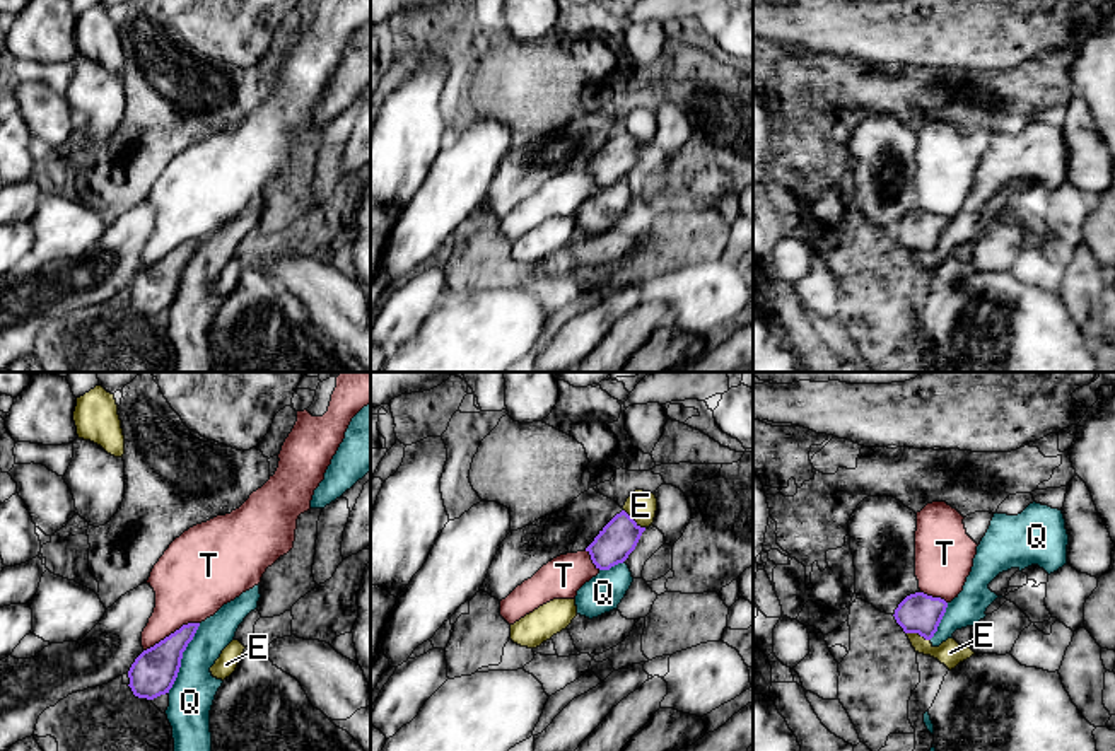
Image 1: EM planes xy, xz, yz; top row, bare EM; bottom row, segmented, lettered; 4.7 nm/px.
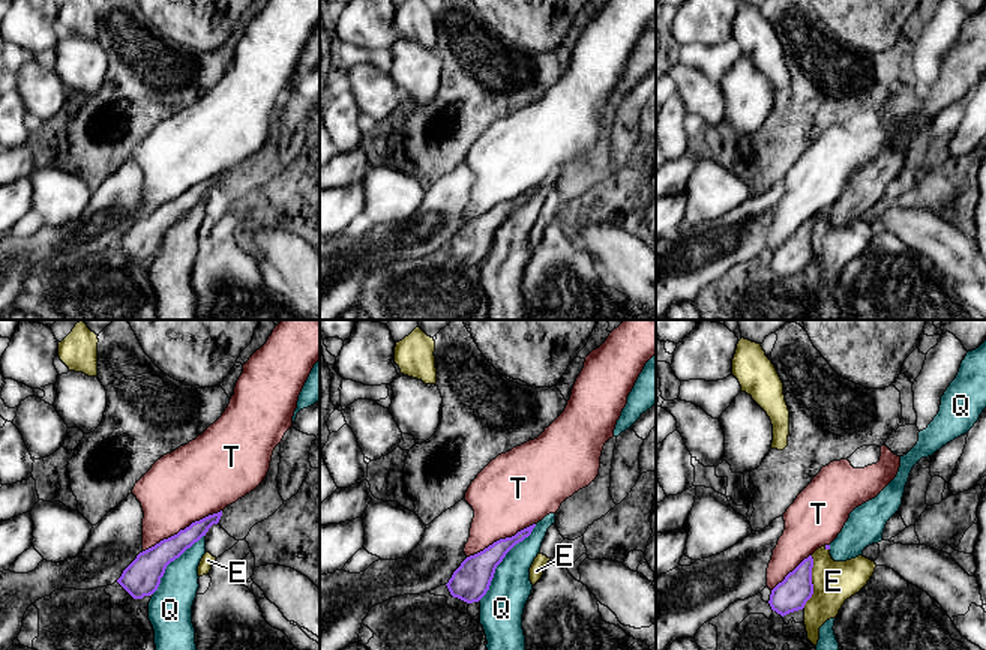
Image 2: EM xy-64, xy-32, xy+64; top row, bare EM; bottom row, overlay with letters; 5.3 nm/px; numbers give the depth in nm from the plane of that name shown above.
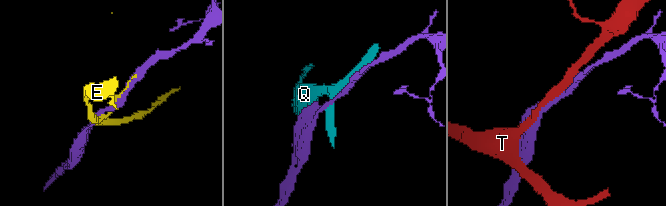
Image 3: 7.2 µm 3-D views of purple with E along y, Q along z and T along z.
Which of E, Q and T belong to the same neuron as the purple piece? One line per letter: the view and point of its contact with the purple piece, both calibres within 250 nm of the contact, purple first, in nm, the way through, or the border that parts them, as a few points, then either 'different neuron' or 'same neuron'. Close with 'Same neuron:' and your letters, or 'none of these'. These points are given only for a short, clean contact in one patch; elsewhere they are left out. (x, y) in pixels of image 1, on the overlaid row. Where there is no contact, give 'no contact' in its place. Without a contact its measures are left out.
E: xz (632, 519) | 180/150 nm | different neuron
Q: xy (181, 657) | 220/200 nm | different neuron
T: xy (171, 634) | 220/340 nm | different neuron
Same neuron: none of these

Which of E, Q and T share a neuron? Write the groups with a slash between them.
E / Q / T

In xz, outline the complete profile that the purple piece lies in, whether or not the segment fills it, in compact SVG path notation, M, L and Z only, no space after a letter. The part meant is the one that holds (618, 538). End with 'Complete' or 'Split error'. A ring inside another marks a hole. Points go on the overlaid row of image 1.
M625 510L616 514L586 548L599 570L623 563L635 550L645 527L640 527Z. Complete

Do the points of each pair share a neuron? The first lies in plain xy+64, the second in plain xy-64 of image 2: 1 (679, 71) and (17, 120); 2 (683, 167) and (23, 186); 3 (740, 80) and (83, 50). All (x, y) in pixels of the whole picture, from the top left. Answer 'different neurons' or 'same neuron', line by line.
1: different neurons
2: different neurons
3: same neuron

